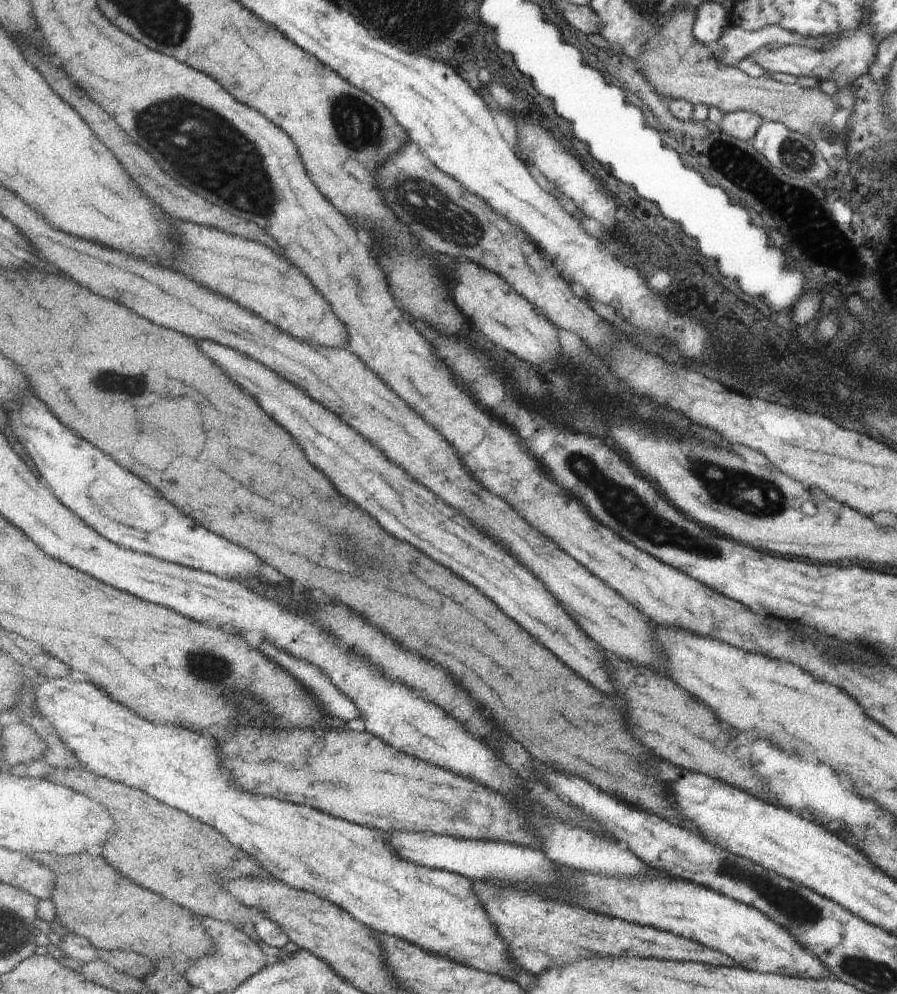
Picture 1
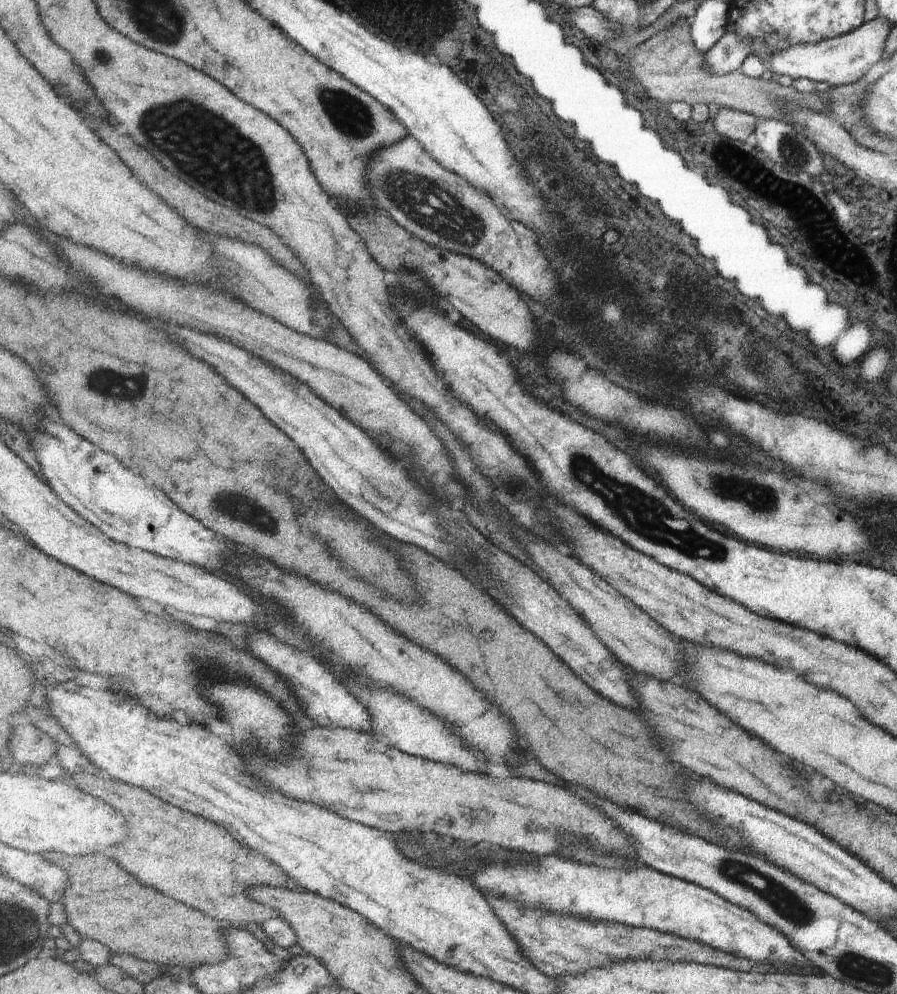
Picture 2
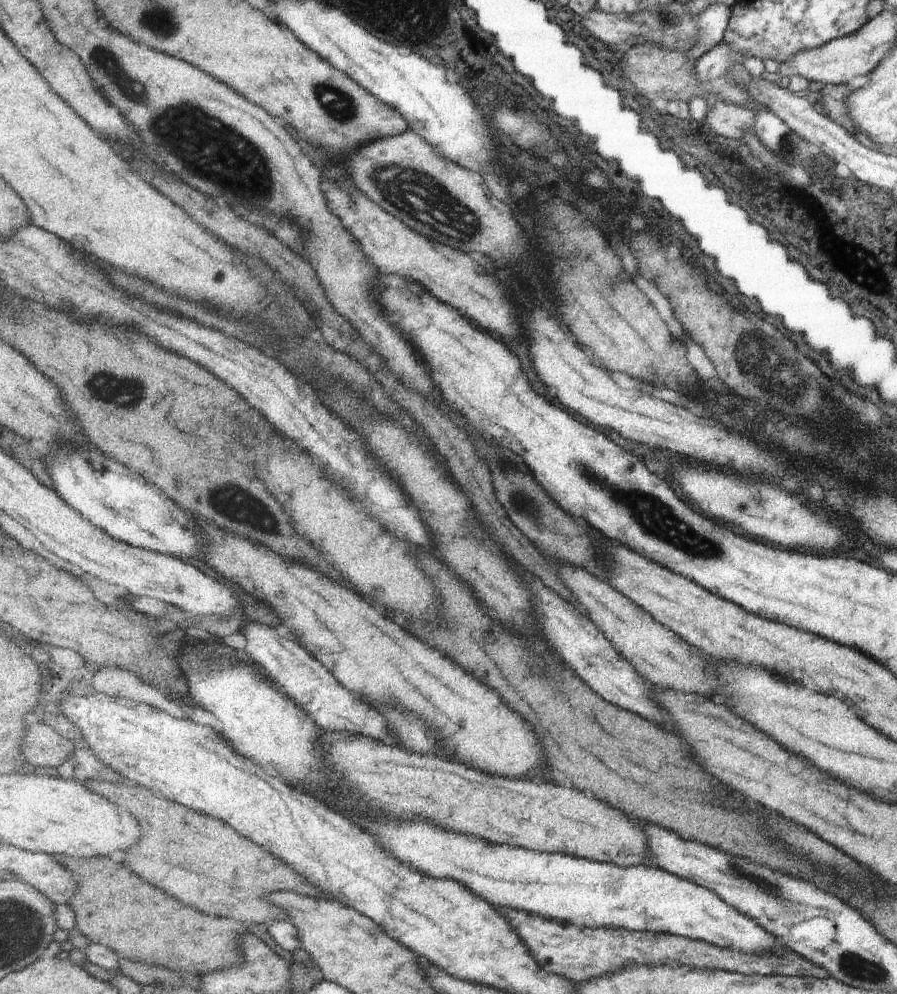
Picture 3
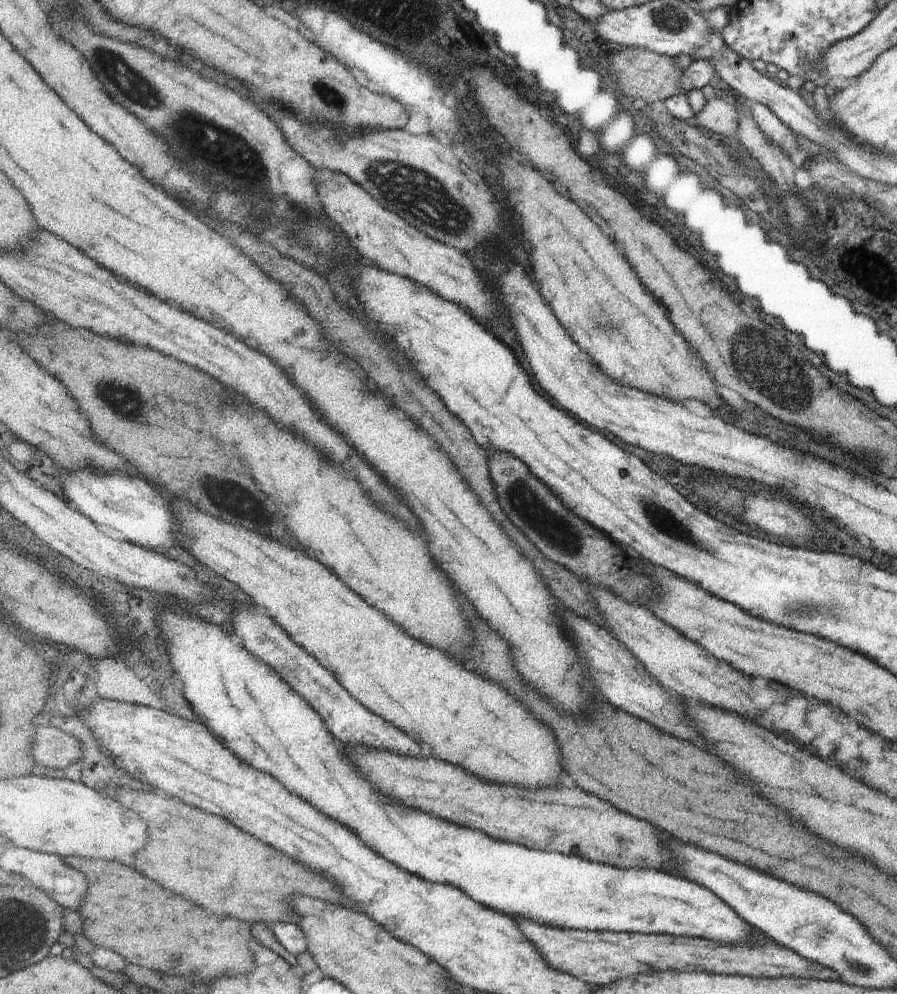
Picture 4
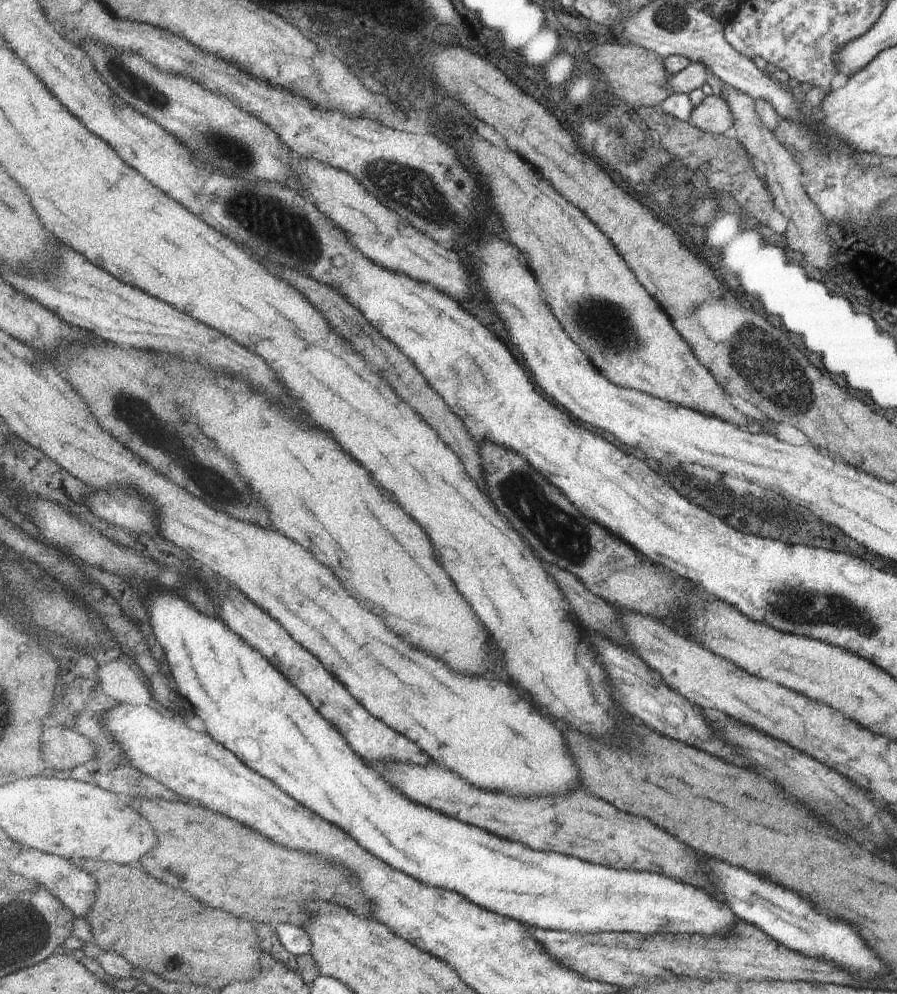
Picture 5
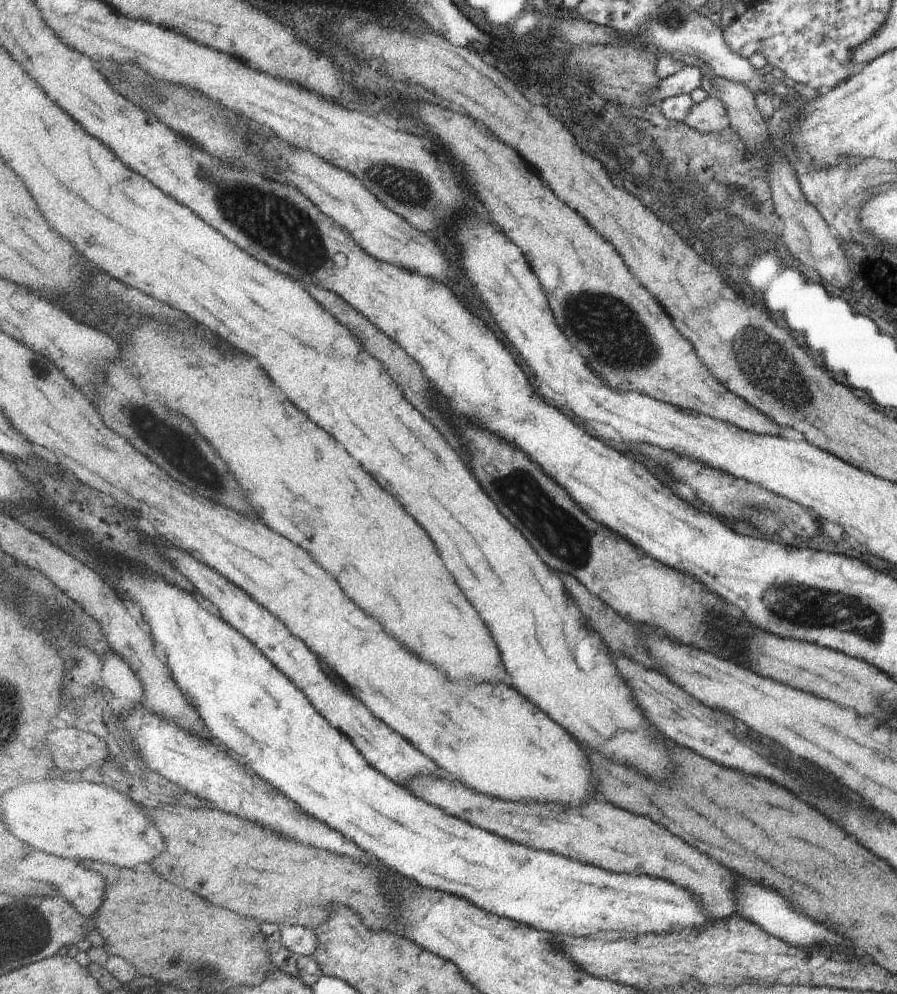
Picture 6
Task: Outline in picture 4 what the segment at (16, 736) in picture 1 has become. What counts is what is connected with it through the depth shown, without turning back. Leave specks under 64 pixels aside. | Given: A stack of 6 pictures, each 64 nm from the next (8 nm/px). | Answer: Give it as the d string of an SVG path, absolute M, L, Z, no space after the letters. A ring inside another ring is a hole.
M40 726L34 754L42 766L65 769L85 760L86 747L84 741L65 730L56 726Z

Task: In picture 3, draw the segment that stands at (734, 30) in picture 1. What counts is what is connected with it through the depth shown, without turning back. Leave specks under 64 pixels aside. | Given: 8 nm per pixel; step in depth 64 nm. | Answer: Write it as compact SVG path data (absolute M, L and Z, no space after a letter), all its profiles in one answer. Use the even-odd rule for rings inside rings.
M718 43L695 62L693 75L700 83L707 83L724 76L731 64L736 61L743 61L743 59L738 52L733 51L726 43Z

